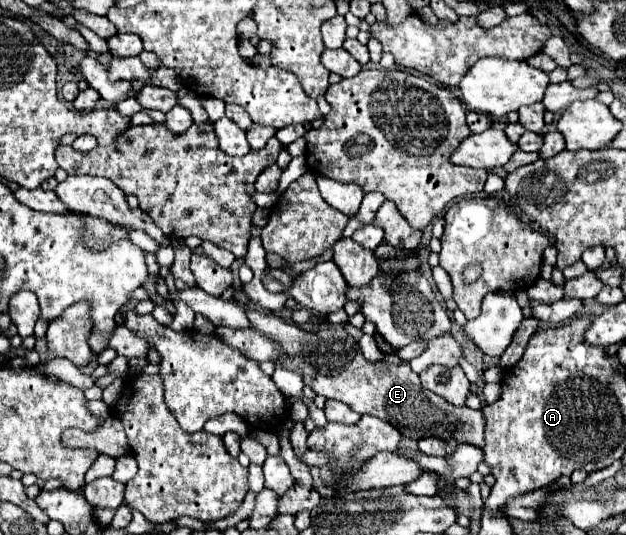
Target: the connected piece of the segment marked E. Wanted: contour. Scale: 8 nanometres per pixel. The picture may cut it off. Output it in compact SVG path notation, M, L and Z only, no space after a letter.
M245 307L249 327L273 337L281 349L287 353L279 357L275 365L283 369L299 369L303 375L303 383L309 385L315 395L323 395L327 399L337 399L347 403L359 415L379 417L401 431L401 435L411 439L421 437L455 437L457 443L471 443L483 447L483 413L469 407L449 405L443 397L423 389L419 375L411 371L409 365L391 365L391 363L371 363L361 355L357 341L345 331L343 325L327 327L317 333L309 333L295 323L287 323L279 315L271 311L257 311Z

